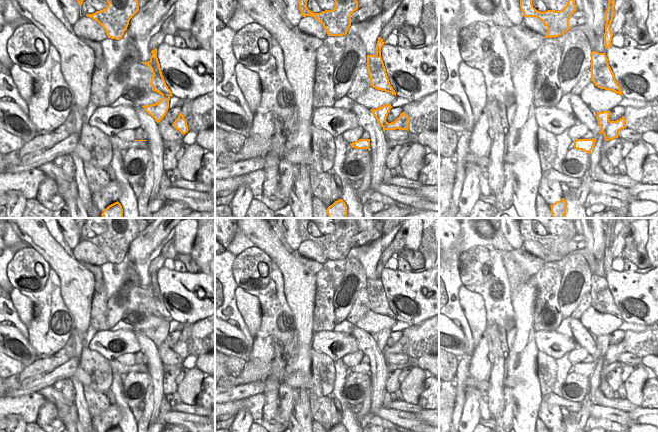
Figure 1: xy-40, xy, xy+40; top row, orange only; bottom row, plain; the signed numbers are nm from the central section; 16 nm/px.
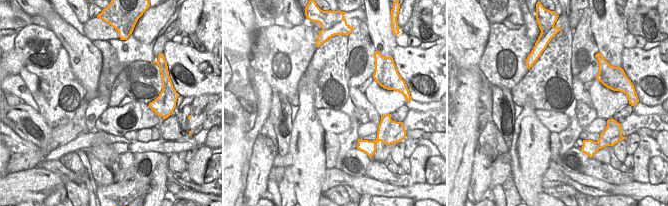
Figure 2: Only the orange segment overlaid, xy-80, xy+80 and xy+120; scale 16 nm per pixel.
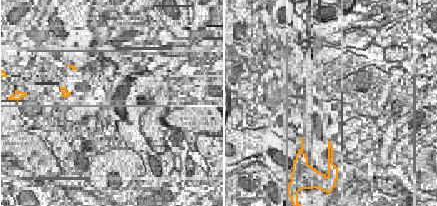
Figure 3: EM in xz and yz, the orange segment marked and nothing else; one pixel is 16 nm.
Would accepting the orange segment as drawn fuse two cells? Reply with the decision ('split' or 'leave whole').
leave whole

